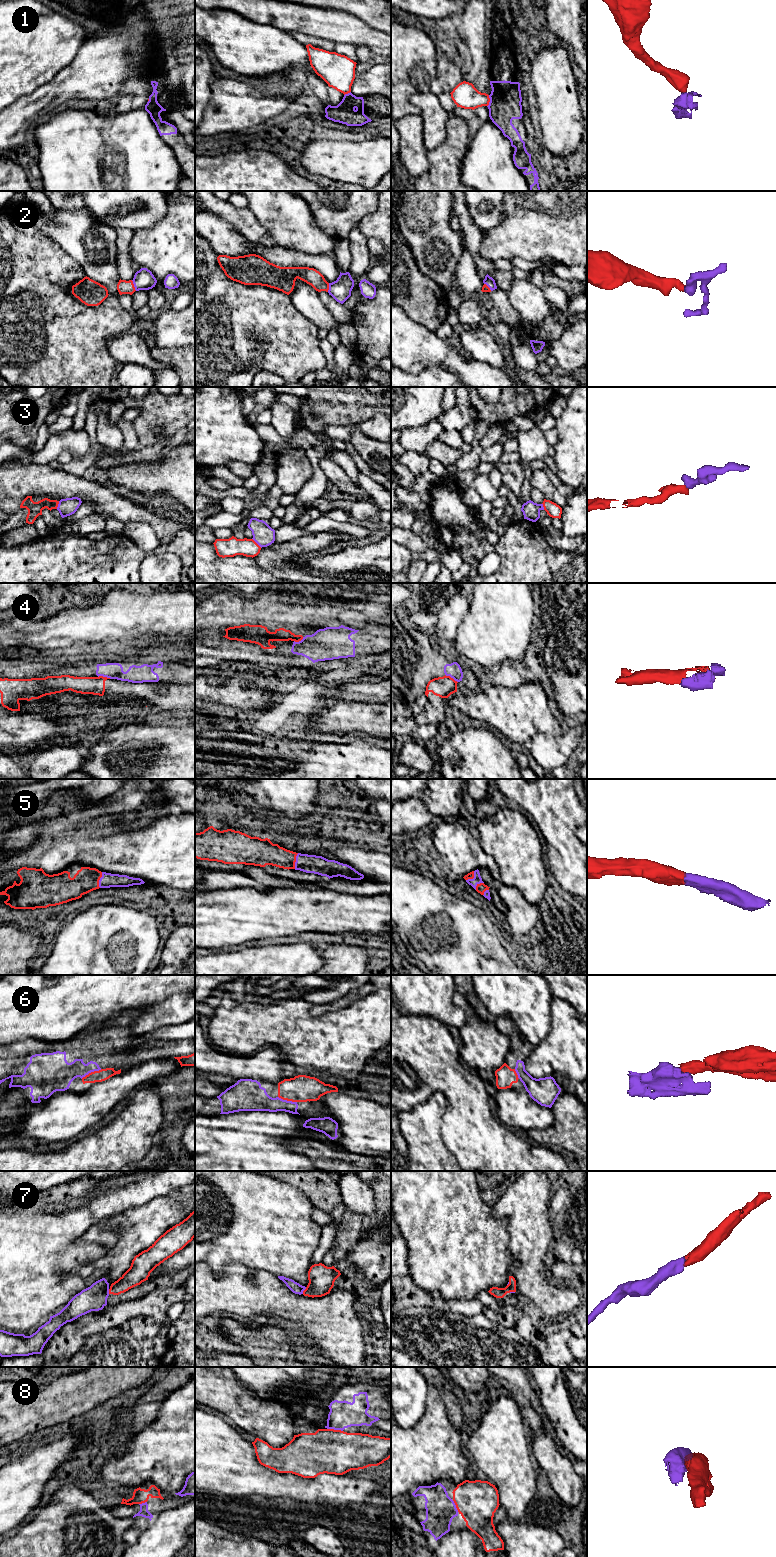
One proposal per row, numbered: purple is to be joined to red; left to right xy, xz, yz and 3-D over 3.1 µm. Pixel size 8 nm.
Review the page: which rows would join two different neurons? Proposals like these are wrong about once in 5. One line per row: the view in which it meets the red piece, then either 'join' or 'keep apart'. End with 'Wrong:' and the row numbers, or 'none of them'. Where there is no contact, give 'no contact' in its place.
1: contact in yz; keep apart
2: contact in xy; join
3: contact in xz; join
4: contact in yz; keep apart
5: contact in xy; join
6: contact in xy; join
7: contact in xz; join
8: contact in xz; join
Wrong: 1, 4

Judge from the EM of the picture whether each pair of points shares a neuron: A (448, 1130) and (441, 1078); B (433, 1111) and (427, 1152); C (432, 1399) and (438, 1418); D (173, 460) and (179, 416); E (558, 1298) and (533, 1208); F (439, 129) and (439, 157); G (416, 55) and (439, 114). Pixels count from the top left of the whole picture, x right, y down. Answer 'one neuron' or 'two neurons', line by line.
A: one neuron
B: one neuron
C: one neuron
D: two neurons
E: one neuron
F: two neurons
G: two neurons

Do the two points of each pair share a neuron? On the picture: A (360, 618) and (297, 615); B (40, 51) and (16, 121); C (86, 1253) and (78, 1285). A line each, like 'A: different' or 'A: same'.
A: different
B: different
C: same

